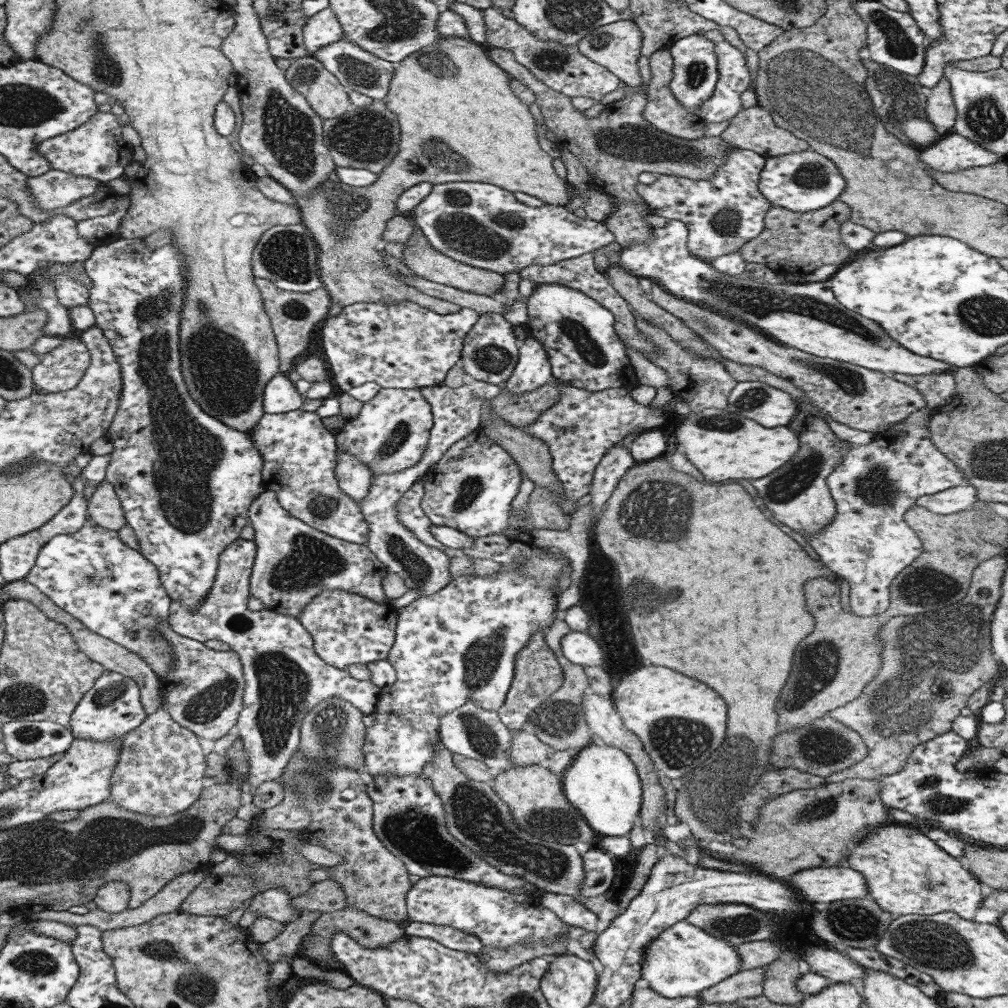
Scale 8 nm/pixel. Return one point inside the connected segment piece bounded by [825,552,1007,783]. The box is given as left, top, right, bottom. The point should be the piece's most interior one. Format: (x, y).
(931, 663)

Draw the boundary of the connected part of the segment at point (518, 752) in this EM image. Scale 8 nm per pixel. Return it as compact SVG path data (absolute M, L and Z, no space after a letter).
M520 729L512 732L514 736L511 738L509 759L516 766L541 764L555 751L551 746L544 744L536 735L526 730Z

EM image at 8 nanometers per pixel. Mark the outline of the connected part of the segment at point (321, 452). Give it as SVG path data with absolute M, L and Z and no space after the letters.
M302 408L298 410L293 410L292 412L285 412L282 414L268 414L264 413L264 416L258 421L258 424L250 432L252 442L254 443L255 449L262 455L262 474L264 486L271 487L273 491L277 494L277 500L290 514L294 515L296 518L302 520L308 524L308 526L314 527L316 530L320 530L323 533L329 534L334 538L339 538L343 541L348 541L356 544L365 545L369 537L369 526L365 521L363 514L361 513L361 506L355 500L352 500L345 492L340 490L338 486L337 478L334 474L334 467L338 465L338 455L337 455L337 444L335 443L335 435L333 432L328 431L318 414L315 412L306 412Z

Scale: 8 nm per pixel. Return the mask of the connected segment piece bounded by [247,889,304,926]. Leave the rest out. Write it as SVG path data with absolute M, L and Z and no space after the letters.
M271 889L257 895L253 895L250 906L247 910L267 916L276 922L282 923L284 926L293 920L296 920L304 912L294 909L290 905L293 899L284 889Z

